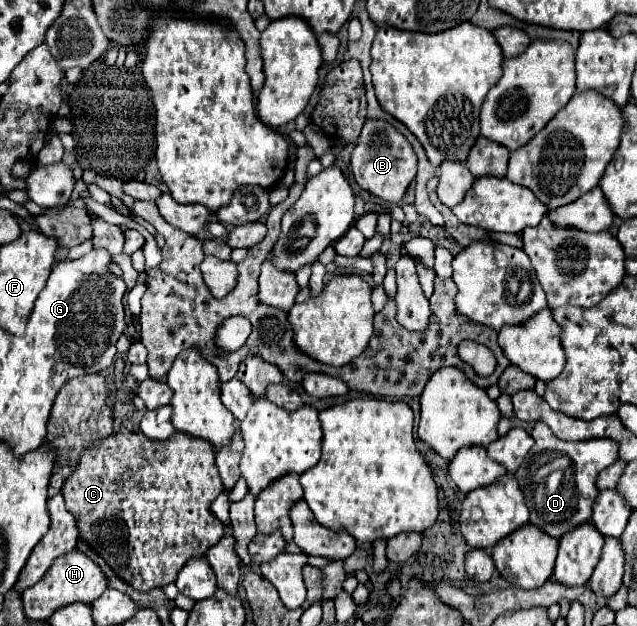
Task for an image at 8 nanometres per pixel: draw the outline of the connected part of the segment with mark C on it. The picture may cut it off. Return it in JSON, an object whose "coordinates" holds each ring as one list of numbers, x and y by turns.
{"coordinates":[[122,429,108,441,90,447,78,463,78,469,62,485,66,507,74,513,82,539,88,541,108,565,138,591,164,587,176,581,178,569,190,557,202,557,208,545,222,537,222,523,212,513,212,501,222,493,224,485,214,463,214,447,210,441,186,433,174,433,166,441,154,441,142,433]]}

